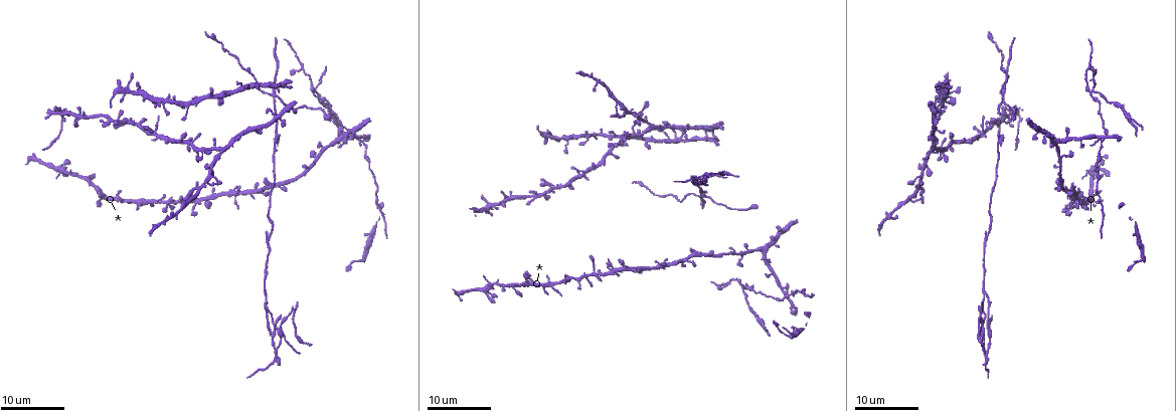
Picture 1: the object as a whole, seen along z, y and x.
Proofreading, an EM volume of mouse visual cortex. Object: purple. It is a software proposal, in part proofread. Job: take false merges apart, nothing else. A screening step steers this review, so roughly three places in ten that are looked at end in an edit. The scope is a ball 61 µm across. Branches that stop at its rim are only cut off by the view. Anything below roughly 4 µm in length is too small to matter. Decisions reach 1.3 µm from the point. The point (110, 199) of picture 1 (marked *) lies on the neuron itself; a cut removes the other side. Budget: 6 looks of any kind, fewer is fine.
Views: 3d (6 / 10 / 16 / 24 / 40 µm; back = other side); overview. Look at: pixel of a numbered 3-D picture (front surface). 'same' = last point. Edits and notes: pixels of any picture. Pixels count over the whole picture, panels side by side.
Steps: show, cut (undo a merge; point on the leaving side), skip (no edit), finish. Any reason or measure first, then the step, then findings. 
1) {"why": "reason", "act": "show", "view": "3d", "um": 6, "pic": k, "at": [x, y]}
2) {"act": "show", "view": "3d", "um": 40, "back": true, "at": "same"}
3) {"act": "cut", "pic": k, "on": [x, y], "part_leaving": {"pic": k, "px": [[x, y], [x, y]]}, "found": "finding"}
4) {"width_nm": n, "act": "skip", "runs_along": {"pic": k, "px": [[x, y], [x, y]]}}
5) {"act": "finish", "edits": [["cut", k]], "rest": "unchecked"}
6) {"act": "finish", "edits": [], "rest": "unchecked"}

{"why": "four or more arms meet", "act": "show", "view": "3d", "um": 24, "pic": 1, "at": [593, 272]}

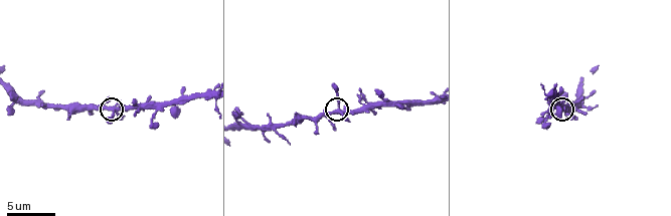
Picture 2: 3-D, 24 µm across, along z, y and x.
{"why": "zoom in", "act": "show", "view": "3d", "um": 10, "pic": 2, "at": [337, 109]}

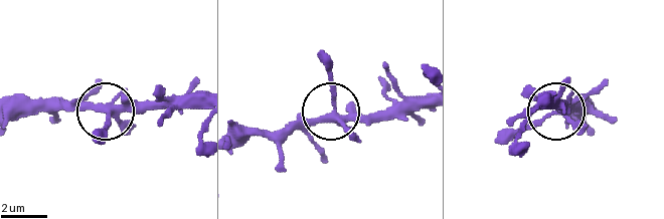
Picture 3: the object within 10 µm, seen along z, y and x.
{"why": "from behind", "act": "show", "view": "3d", "um": 10, "back": true, "pic": 3, "at": [334, 108]}

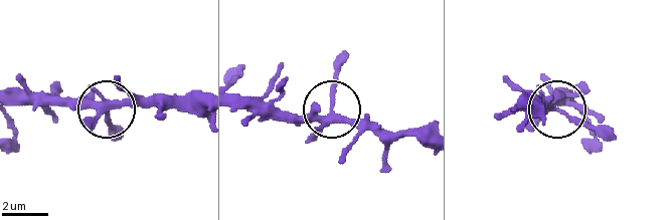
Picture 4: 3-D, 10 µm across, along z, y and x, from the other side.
{"arms": 5, "act": "skip", "runs_along": {"pic": 4, "px": [[199, 94], [119, 102], [107, 114], [111, 139]]}, "found": "continuous, no second neuron"}

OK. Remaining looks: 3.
{"why": "four or more arms meet", "act": "show", "view": "3d", "um": 24, "pic": 1, "at": [274, 95]}

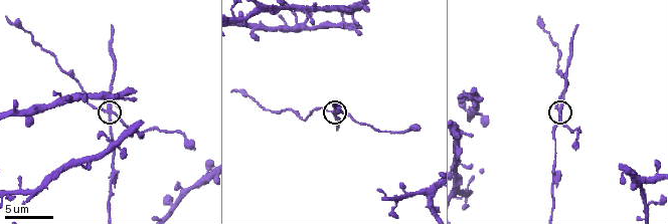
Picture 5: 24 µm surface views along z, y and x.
{"why": "closer look", "act": "show", "view": "3d", "um": 10, "pic": 5, "at": [108, 112]}

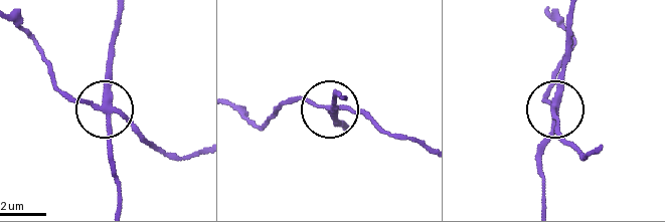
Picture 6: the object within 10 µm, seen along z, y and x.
{"act": "show", "view": "3d", "um": 10, "back": true, "pic": 6, "at": [109, 113]}

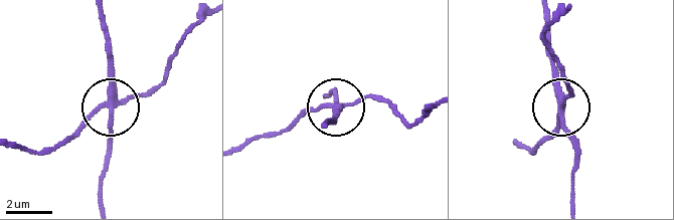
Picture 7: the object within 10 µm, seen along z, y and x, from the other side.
{"width_nm": 240, "act": "cut", "pic": 7, "on": [85, 122], "part_leaving": {"pic": 7, "px": [[114, 105], [152, 88], [175, 48], [204, 19]]}, "found": "a second neuron is stuck on"}

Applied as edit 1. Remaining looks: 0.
{"act": "finish", "edits": [["cut", 7]], "rest": "unchecked"}

